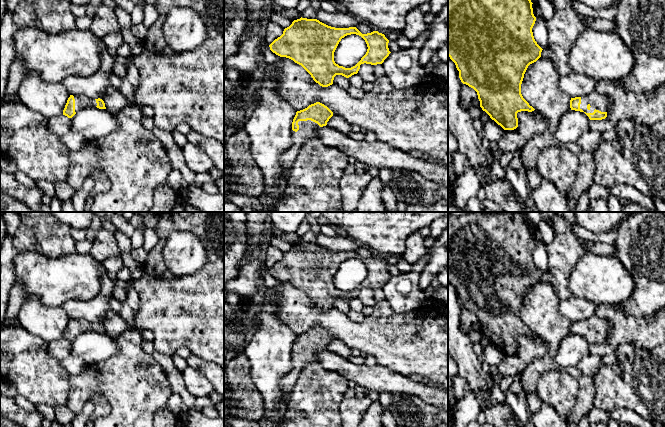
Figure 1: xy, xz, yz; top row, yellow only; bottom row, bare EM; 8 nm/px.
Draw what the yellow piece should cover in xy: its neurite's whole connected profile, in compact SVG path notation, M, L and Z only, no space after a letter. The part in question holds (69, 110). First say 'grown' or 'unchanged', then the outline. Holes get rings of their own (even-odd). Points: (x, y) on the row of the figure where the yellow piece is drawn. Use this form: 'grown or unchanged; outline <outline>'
grown; outline M70 95L63 110L63 115L72 118L77 112L86 107L97 107L106 109L102 99L91 99L84 95Z

